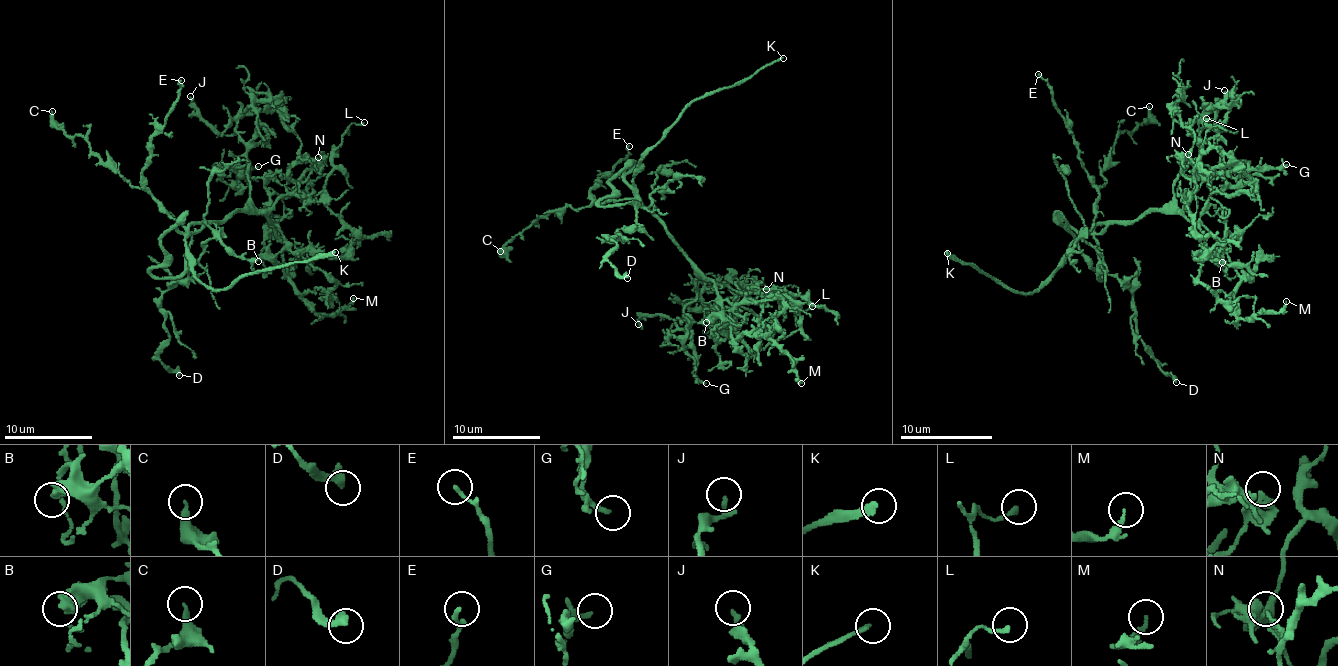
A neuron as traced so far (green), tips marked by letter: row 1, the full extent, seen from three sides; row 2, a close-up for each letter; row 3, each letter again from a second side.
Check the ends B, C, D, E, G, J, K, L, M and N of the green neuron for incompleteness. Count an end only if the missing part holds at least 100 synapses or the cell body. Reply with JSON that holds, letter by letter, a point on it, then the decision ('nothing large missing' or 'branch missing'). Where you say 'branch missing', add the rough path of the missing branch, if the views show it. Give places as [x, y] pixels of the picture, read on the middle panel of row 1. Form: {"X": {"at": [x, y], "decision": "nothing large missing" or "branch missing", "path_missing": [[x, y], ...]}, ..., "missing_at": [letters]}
{"B": {"at": [706, 322], "decision": "nothing large missing"}, "C": {"at": [500, 251], "decision": "nothing large missing"}, "D": {"at": [627, 278], "decision": "nothing large missing"}, "E": {"at": [629, 146], "decision": "nothing large missing"}, "G": {"at": [706, 383], "decision": "nothing large missing"}, "J": {"at": [638, 324], "decision": "nothing large missing"}, "K": {"at": [783, 58], "decision": "branch missing"}, "L": {"at": [812, 306], "decision": "nothing large missing"}, "M": {"at": [801, 383], "decision": "nothing large missing"}, "N": {"at": [766, 289], "decision": "nothing large missing"}, "missing_at": ["K"]}

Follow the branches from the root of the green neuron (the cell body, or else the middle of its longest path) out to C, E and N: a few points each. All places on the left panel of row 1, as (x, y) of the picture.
C: (212, 223), (181, 225), (148, 192), (131, 186), (115, 173), (80, 135), (67, 135), (58, 129), (52, 111)
E: (212, 223), (181, 225), (144, 186), (142, 173), (151, 155), (153, 135), (168, 115), (181, 80)
N: (212, 223), (223, 221), (232, 212), (265, 212), (309, 175), (318, 157)

